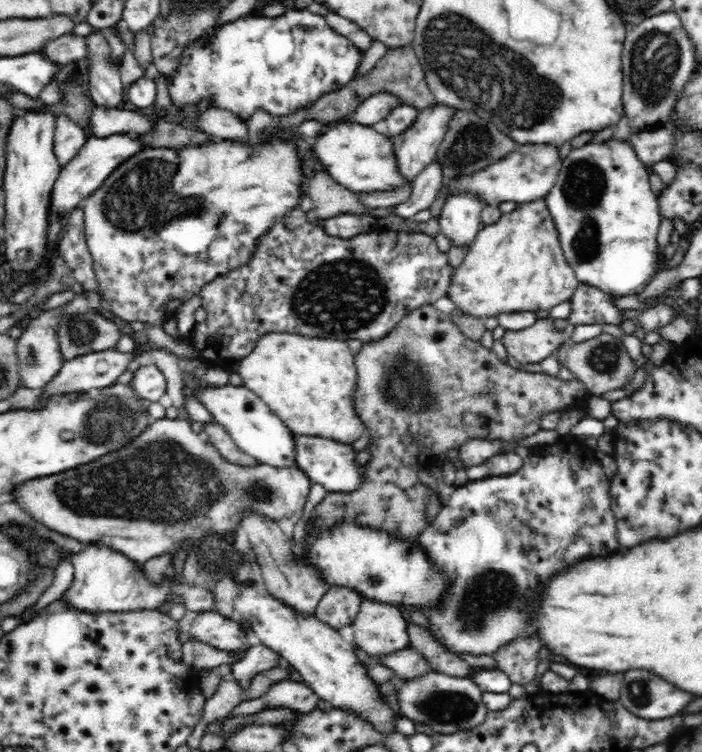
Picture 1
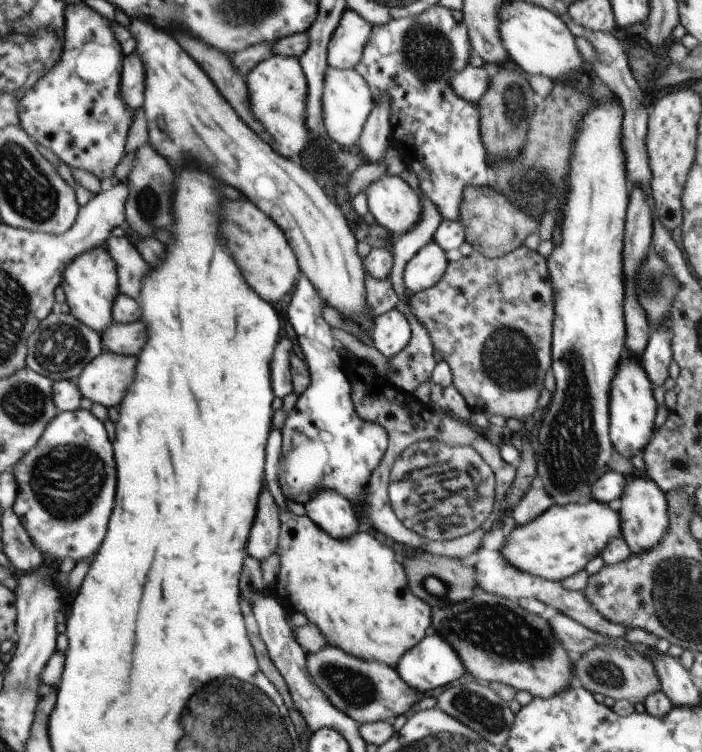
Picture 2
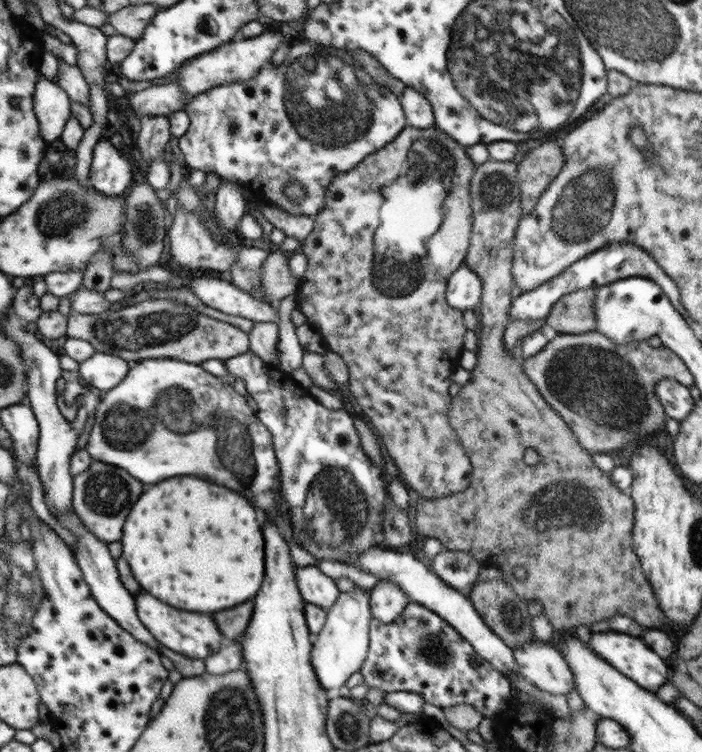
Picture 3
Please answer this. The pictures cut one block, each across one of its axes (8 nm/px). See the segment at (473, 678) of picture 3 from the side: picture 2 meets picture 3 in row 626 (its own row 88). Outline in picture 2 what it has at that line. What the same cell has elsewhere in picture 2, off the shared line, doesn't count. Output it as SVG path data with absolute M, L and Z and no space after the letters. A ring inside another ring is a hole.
M439 2L436 5L429 6L424 12L413 17L402 17L396 20L391 20L383 25L373 25L370 38L365 44L360 62L356 63L355 69L362 78L368 83L372 96L376 100L385 93L391 102L391 138L390 146L396 147L403 156L403 161L408 170L416 172L420 182L419 187L423 194L428 197L438 209L441 217L446 220L459 220L459 202L462 200L463 190L467 186L483 187L488 185L488 162L487 152L481 139L480 115L478 106L470 101L464 100L451 85L451 78L458 74L464 67L469 64L471 57L471 42L468 34L467 24L463 19L463 12L461 10L446 8Z

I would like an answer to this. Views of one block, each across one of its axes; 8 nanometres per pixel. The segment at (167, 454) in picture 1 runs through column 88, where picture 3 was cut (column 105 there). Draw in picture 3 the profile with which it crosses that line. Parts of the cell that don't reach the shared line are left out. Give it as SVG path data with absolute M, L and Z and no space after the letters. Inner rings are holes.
M92 460L90 466L73 478L73 509L86 530L95 534L106 544L120 540L124 520L130 514L132 504L142 494L142 482L132 478L131 474L119 466Z

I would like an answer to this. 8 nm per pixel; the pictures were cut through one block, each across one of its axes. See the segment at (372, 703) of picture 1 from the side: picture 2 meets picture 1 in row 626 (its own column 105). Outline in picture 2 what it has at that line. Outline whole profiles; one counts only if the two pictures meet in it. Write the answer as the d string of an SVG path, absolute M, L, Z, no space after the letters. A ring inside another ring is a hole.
M100 247L76 257L65 271L64 282L62 282L70 312L81 323L97 333L104 333L113 324L113 306L118 298L116 264L110 253L104 252L104 249Z

